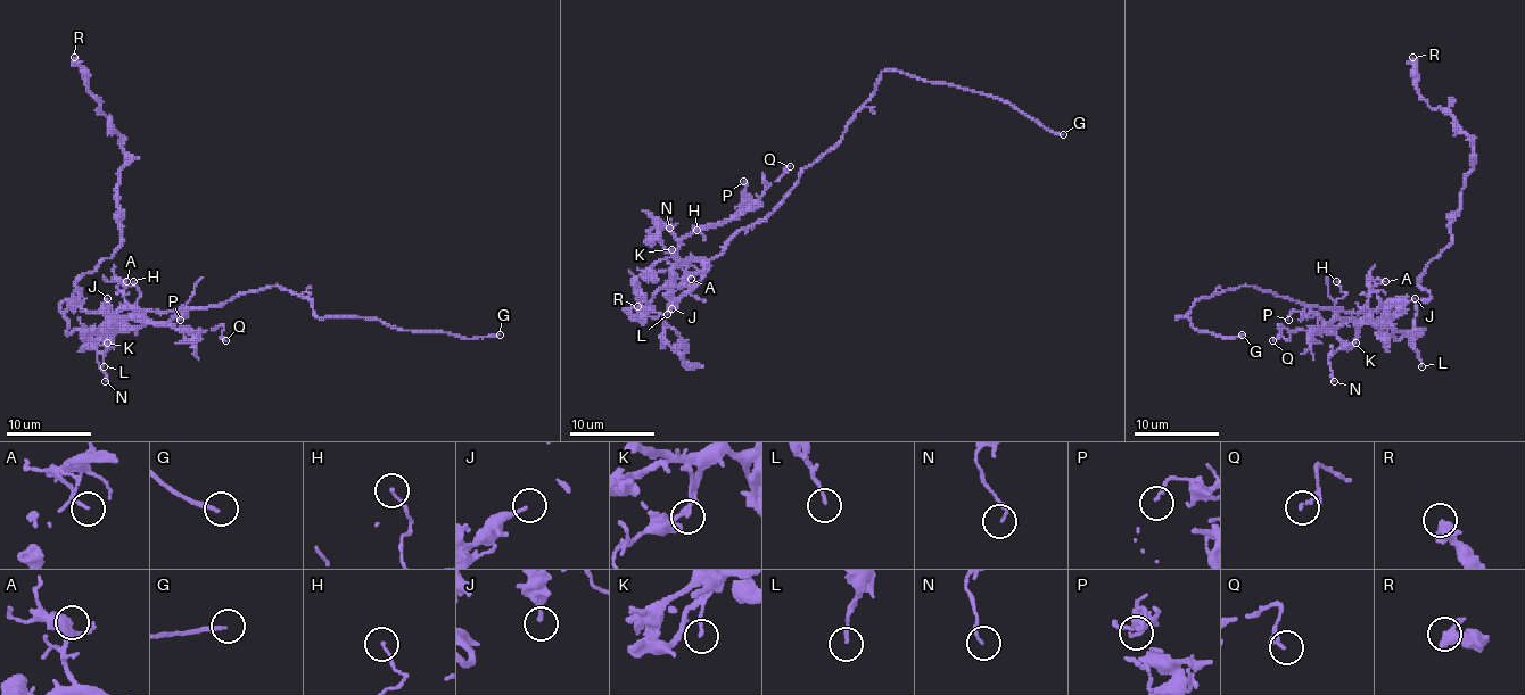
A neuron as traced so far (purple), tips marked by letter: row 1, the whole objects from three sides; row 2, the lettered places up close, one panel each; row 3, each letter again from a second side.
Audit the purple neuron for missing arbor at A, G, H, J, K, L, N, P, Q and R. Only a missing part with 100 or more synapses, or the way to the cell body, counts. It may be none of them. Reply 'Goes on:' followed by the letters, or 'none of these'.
Goes on: G

